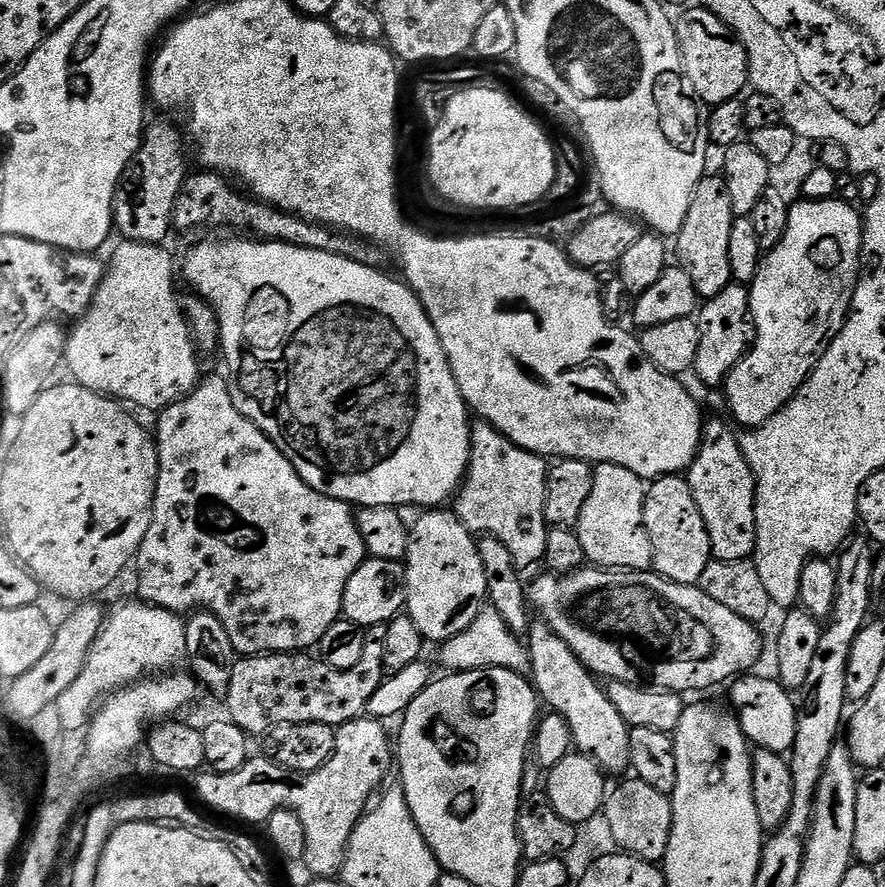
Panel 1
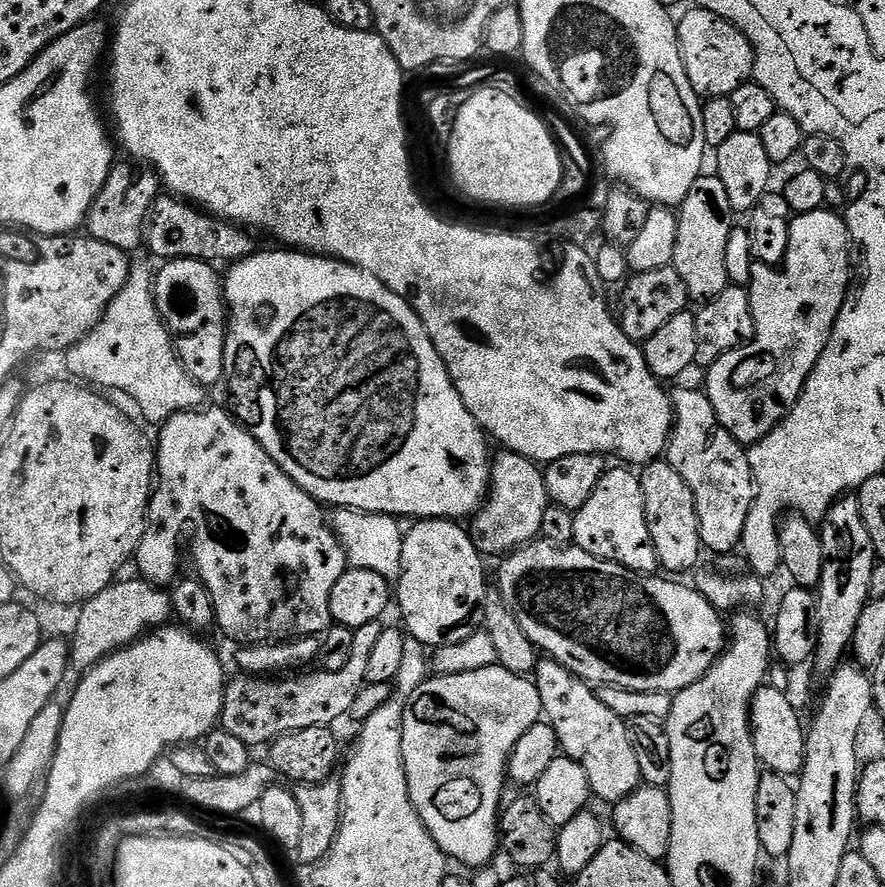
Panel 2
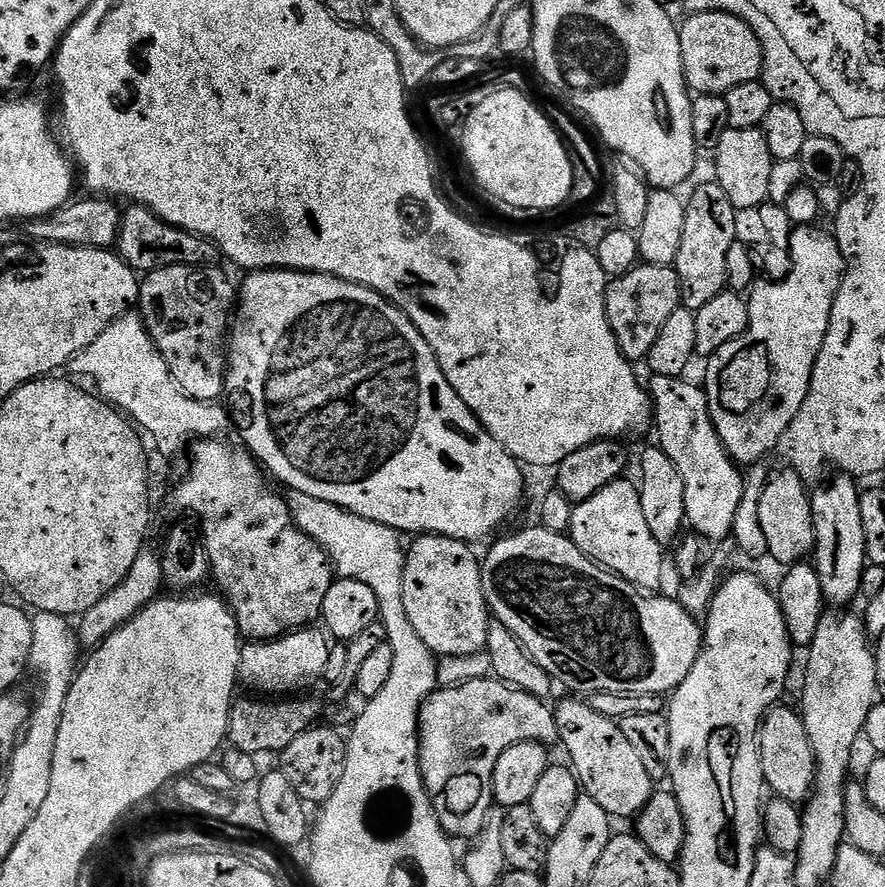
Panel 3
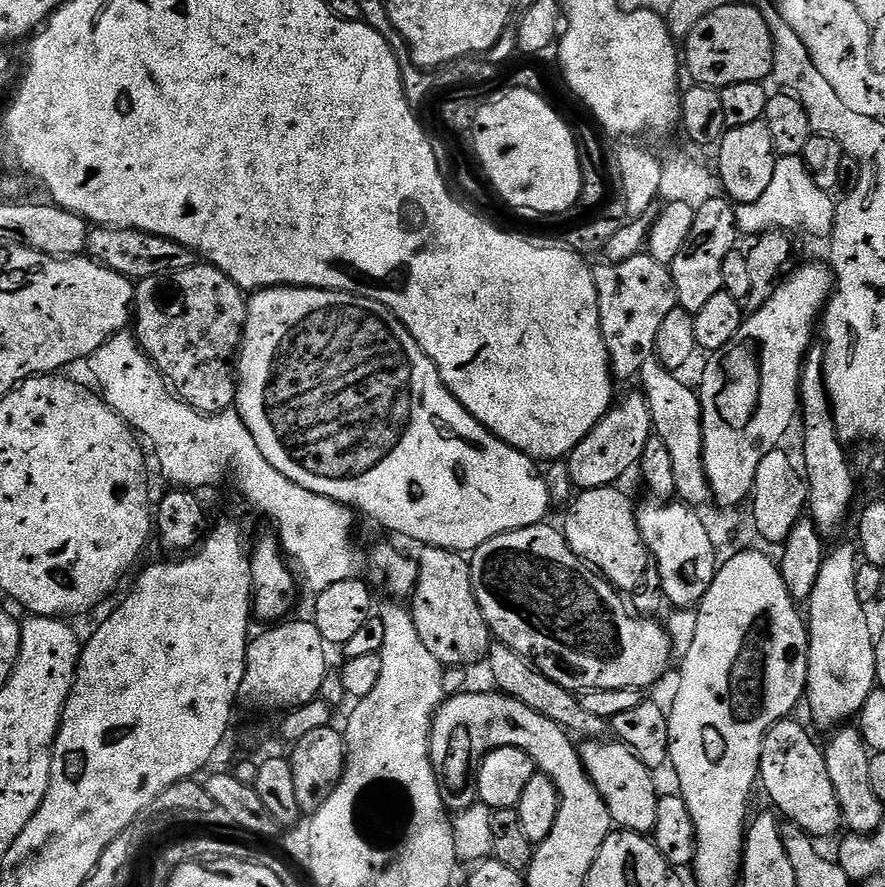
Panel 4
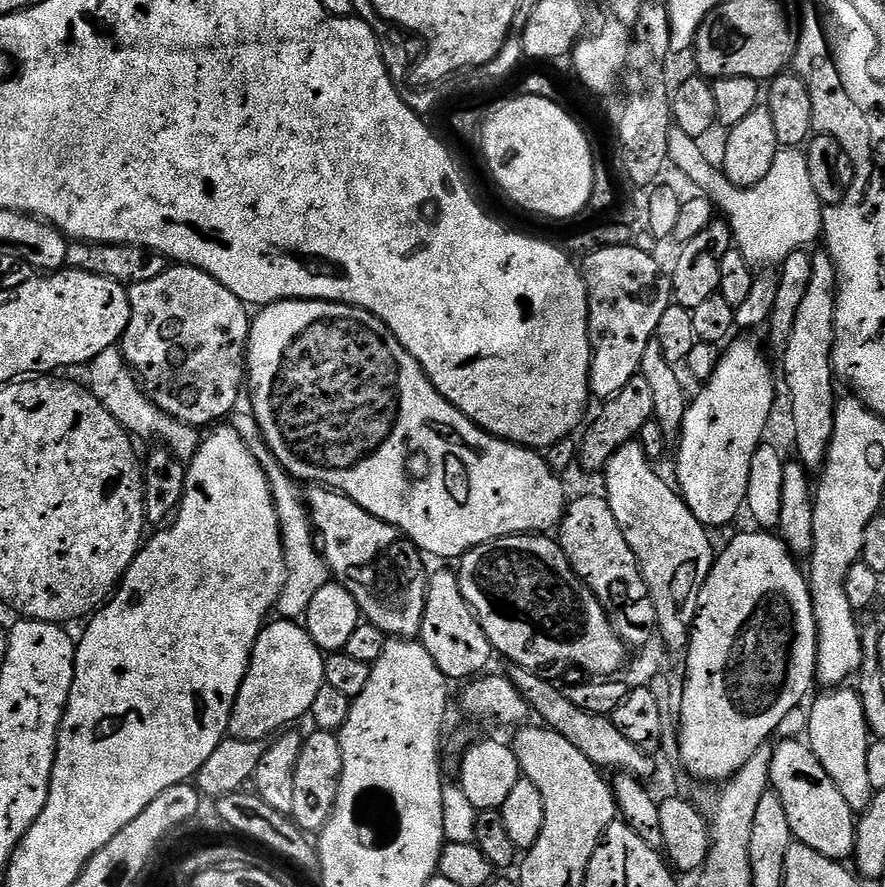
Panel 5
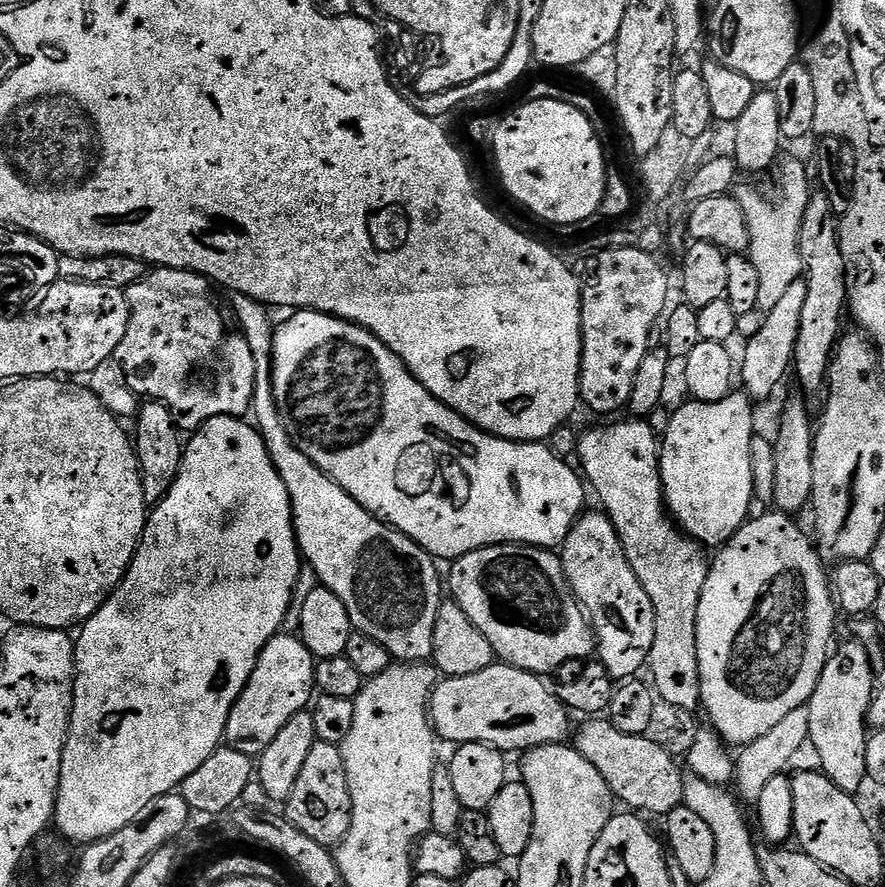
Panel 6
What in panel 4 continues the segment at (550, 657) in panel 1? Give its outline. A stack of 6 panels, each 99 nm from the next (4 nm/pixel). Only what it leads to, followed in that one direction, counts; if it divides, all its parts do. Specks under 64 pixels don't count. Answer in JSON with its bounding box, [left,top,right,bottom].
[579,738,660,834]

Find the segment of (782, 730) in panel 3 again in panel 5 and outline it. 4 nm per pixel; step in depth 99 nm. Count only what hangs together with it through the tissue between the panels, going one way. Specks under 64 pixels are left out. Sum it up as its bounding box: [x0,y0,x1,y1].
[770,738,857,861]

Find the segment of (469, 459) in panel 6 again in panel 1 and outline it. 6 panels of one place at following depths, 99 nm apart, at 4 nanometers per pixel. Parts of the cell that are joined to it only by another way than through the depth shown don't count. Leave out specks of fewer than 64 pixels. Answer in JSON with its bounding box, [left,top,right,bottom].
[184,238,472,510]

